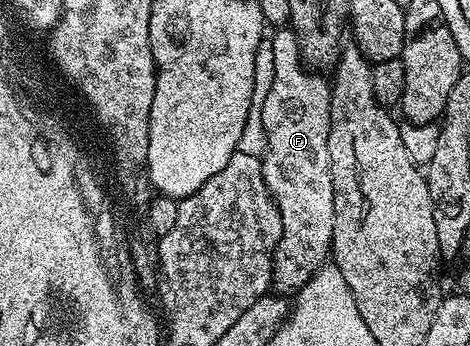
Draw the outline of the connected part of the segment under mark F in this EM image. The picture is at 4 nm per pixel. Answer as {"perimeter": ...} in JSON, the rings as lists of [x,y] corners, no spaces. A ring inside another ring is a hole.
{"perimeter":[[[279,28],[269,38],[273,48],[273,84],[261,103],[261,124],[267,137],[267,153],[263,155],[265,188],[281,212],[281,240],[275,249],[275,263],[271,269],[271,284],[279,296],[294,295],[328,261],[333,236],[335,193],[329,168],[329,128],[331,127],[331,83],[322,73],[310,69],[301,56],[297,36],[290,28]]]}

